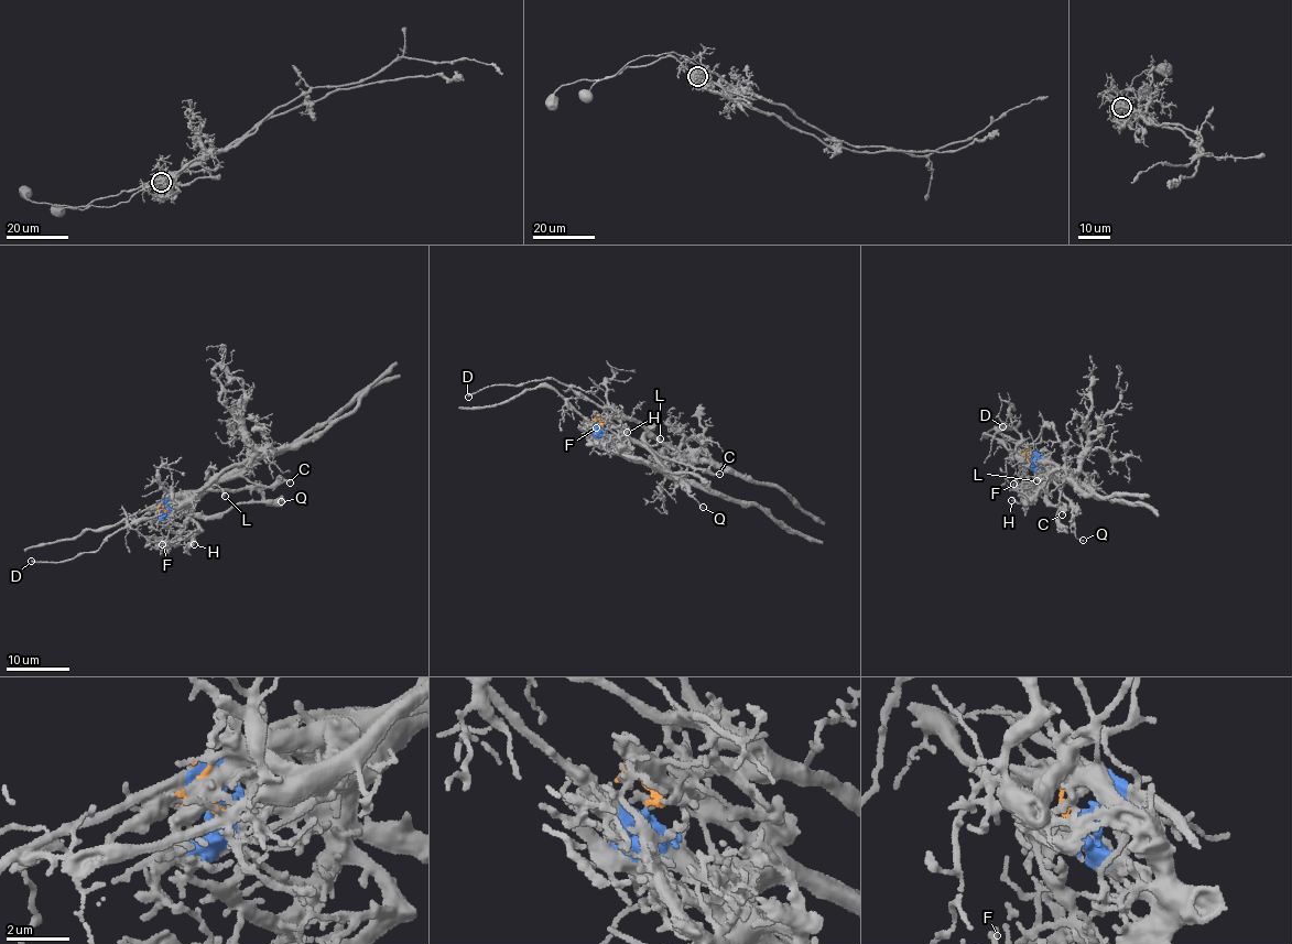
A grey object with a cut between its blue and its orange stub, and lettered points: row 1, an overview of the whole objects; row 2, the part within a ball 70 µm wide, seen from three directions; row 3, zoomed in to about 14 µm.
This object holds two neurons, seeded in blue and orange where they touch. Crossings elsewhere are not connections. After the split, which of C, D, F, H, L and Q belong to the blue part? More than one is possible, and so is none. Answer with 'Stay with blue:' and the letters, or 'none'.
Stay with blue: C, F, H, L, Q

